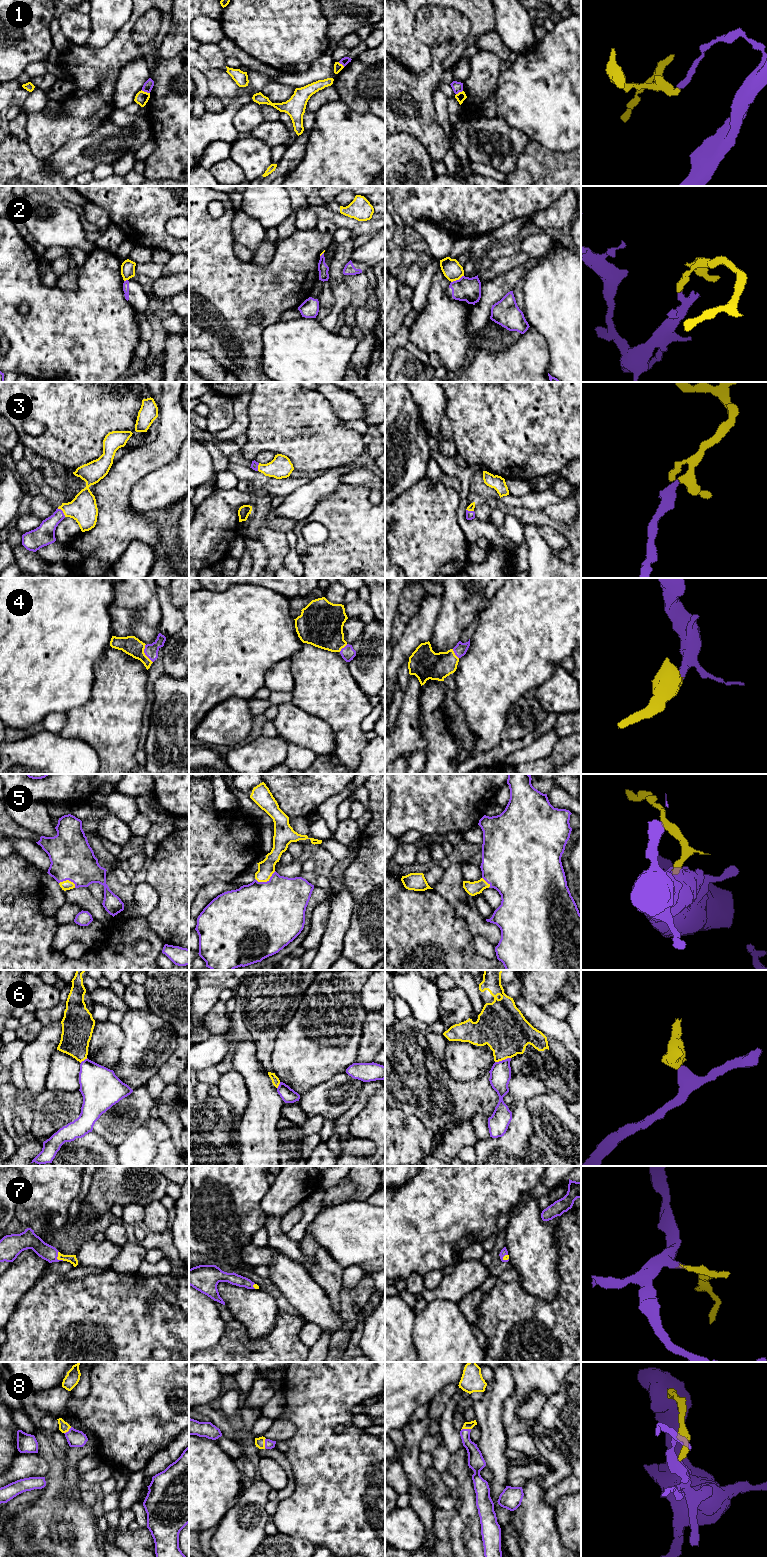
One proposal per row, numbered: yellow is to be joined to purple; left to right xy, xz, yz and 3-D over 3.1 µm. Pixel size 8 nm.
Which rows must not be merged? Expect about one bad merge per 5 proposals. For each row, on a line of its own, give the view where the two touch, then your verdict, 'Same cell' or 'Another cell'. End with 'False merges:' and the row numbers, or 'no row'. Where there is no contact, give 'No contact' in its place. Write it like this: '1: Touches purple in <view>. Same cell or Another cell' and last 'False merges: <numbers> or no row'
1: Touches purple in xy. Another cell
2: Touches purple in yz. Another cell
3: Touches purple in xy. Same cell
4: Touches purple in xy. Same cell
5: Touches purple in xz. Same cell
6: Touches purple in yz. Another cell
7: Touches purple in xy. Same cell
8: Touches purple in yz. Same cell
False merges: 1, 2, 6

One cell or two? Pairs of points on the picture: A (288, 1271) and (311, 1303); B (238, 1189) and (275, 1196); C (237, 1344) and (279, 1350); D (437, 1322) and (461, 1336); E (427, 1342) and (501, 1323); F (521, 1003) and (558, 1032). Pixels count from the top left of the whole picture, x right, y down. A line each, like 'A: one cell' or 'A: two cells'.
A: one cell
B: two cells
C: one cell
D: one cell
E: two cells
F: one cell

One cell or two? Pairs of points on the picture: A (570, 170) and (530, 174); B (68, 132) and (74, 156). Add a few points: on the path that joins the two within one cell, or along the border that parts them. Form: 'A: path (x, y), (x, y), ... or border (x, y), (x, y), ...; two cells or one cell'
A: path (560, 174), (540, 174); one cell
B: border (92, 131), (85, 136), (68, 141), (52, 155); two cells

